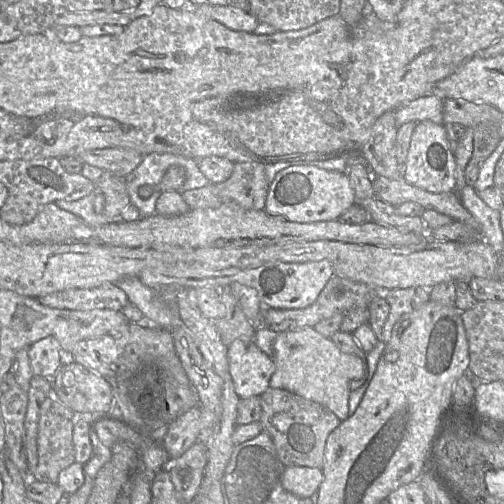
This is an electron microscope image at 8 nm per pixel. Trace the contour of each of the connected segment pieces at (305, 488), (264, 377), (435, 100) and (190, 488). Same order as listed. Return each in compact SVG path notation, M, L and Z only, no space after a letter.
M305 466L285 467L282 477L283 488L300 498L311 498L317 493L323 480L322 469Z
M248 337L235 339L228 346L228 365L234 389L240 398L261 396L276 370L272 357L262 352Z
M429 95L413 100L396 109L396 125L398 128L405 123L419 123L425 120L438 125L444 124L443 102L444 99L437 95Z
M196 441L184 454L169 459L166 466L171 475L177 496L191 503L198 493L204 468L207 463L207 448L201 441Z

